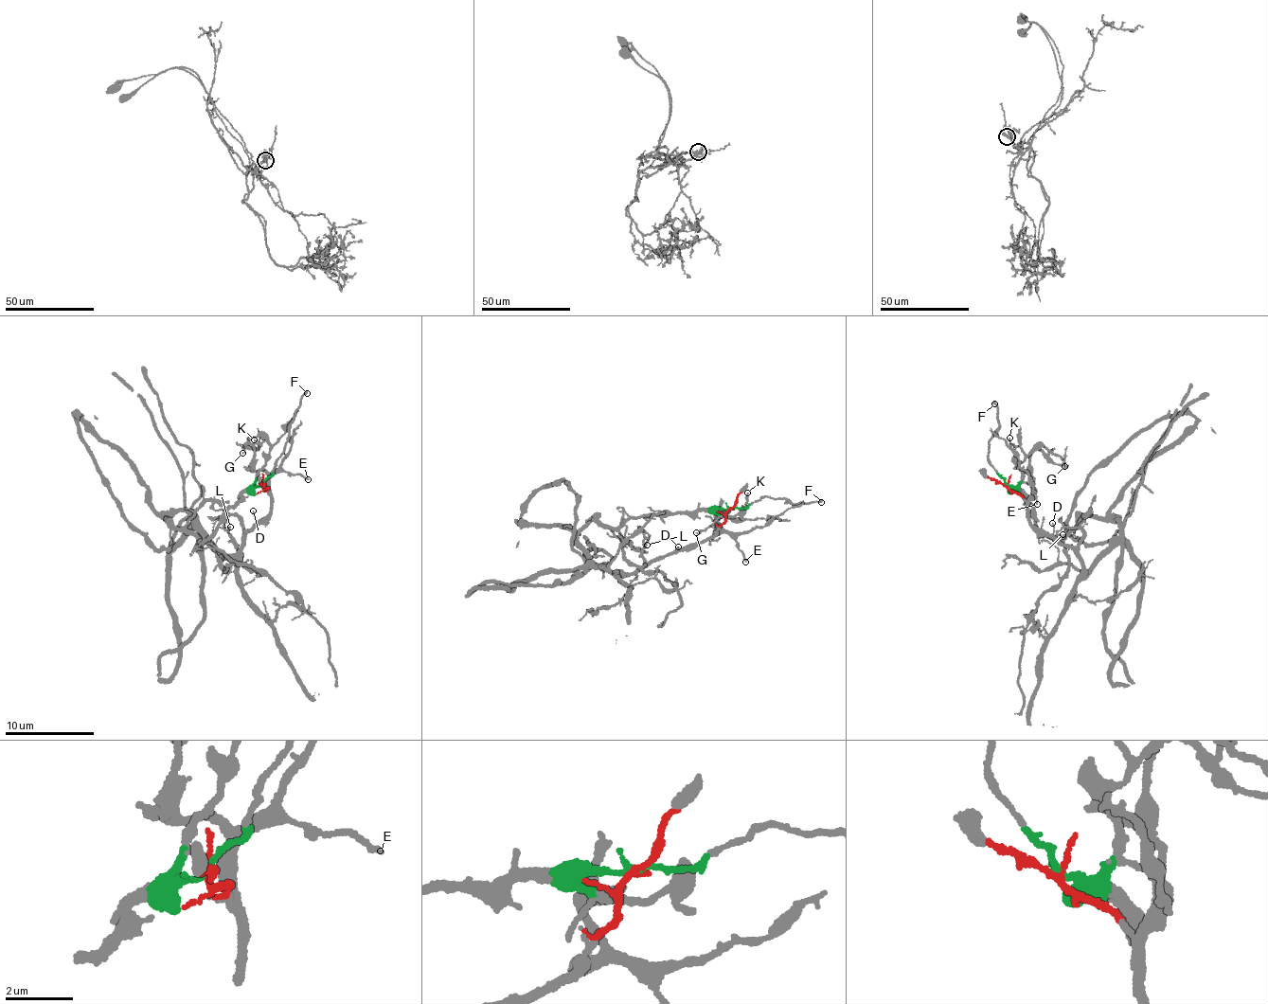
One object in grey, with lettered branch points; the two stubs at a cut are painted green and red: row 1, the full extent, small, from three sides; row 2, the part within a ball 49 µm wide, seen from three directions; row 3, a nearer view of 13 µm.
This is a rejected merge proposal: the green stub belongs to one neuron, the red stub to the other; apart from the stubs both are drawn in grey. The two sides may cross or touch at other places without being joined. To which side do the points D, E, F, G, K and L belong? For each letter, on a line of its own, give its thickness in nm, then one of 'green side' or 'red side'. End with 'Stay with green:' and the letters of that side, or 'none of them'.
D: 90 nm | red side
E: 150 nm | red side
F: 180 nm | green side
G: 130 nm | green side
K: 170 nm | green side
L: 120 nm | red side
Stay with green: F, G, K

